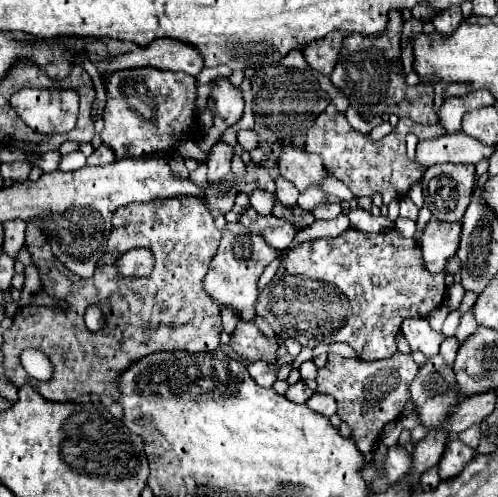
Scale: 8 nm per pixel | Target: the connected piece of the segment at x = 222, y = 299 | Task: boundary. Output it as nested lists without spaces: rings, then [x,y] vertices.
[[[228,223],[222,231],[222,241],[216,257],[210,261],[210,269],[204,277],[204,291],[208,297],[220,307],[230,307],[238,313],[240,321],[254,321],[256,317],[256,297],[258,297],[258,279],[266,265],[278,255],[276,249],[268,249],[260,237],[242,229],[238,231],[238,223]]]

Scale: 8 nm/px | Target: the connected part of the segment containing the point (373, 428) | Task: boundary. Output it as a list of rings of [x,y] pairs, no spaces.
[[[396,353],[388,357],[388,365],[364,365],[360,359],[346,359],[342,355],[328,355],[324,367],[316,373],[316,393],[332,395],[338,403],[340,419],[352,429],[352,439],[360,453],[370,453],[380,441],[382,429],[400,419],[400,413],[410,399],[410,383],[418,373],[412,355]]]

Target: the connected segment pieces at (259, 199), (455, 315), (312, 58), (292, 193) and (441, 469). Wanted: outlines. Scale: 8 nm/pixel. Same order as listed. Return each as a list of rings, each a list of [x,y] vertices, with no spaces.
[[[256,191],[256,195],[250,197],[250,207],[252,207],[258,215],[270,215],[270,213],[272,213],[272,205],[274,205],[274,197],[272,197],[270,193]]]
[[[450,311],[448,317],[446,317],[446,321],[444,321],[444,325],[442,325],[442,333],[444,333],[446,337],[454,335],[458,323],[460,323],[460,313],[458,313],[458,311]]]
[[[330,33],[324,41],[316,41],[316,45],[308,45],[308,49],[304,49],[306,63],[314,71],[330,77],[330,73],[336,65],[340,47],[342,47],[342,39],[344,37],[340,33]]]
[[[282,177],[276,179],[276,197],[278,197],[278,201],[280,201],[282,205],[294,207],[296,201],[298,201],[298,195],[300,195],[298,189],[296,189],[290,181],[286,181],[286,179],[282,179]]]
[[[454,437],[446,445],[446,451],[444,451],[444,455],[442,455],[440,463],[438,463],[438,475],[440,475],[440,479],[448,481],[448,479],[456,477],[464,469],[464,465],[468,461],[472,461],[472,457],[474,457],[474,451],[468,445],[464,445],[458,437]]]

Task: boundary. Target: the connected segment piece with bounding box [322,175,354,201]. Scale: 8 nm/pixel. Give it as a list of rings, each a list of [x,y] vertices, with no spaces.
[[[328,175],[328,181],[324,181],[324,189],[322,191],[338,197],[340,201],[352,201],[354,199],[352,191],[342,181],[338,181],[336,177],[330,177],[330,175]]]

